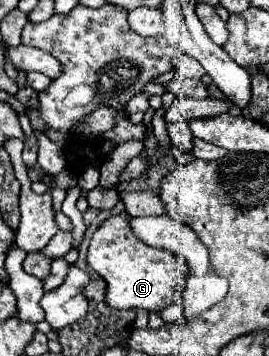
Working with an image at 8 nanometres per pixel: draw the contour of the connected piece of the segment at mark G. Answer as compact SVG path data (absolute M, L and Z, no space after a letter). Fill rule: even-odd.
M126 211L106 219L98 231L92 237L90 249L88 249L88 265L106 281L106 305L114 307L114 309L146 309L146 311L154 311L160 313L164 307L172 305L172 303L182 303L182 291L186 287L186 279L188 279L188 265L186 259L180 257L174 251L168 249L160 249L160 247L150 247L146 243L142 243L130 227L130 215Z

